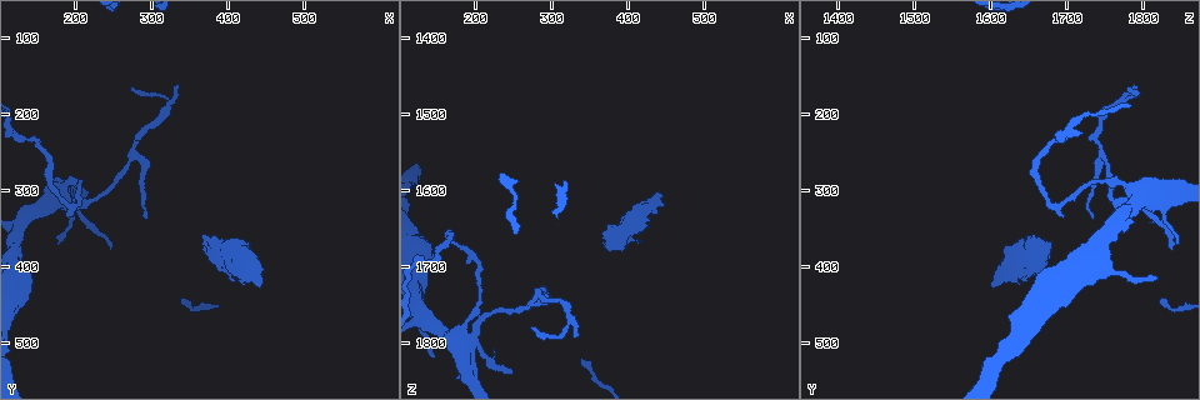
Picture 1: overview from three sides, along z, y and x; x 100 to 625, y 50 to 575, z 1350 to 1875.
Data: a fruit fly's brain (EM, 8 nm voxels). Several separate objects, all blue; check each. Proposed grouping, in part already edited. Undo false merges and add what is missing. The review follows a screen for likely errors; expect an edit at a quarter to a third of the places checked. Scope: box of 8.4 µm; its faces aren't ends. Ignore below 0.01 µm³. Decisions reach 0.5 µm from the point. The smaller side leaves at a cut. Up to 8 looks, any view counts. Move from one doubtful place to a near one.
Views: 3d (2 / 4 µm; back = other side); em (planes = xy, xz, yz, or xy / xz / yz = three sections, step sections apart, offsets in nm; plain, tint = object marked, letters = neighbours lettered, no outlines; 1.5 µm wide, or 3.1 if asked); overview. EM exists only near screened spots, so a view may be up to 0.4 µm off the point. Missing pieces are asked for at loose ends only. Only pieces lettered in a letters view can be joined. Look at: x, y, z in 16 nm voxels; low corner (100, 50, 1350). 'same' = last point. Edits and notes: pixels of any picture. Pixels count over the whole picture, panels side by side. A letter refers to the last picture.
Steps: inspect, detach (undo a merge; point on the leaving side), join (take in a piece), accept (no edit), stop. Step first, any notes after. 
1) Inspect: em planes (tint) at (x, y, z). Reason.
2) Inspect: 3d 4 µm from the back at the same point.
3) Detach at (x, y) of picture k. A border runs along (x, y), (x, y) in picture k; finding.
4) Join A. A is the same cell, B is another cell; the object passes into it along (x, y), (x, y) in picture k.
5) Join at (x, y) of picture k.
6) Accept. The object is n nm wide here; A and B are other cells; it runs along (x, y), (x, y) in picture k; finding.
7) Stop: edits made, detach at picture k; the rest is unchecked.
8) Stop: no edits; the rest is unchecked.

Inspect: em planes (letters) at (270, 165, 1785). Long arm stops here.

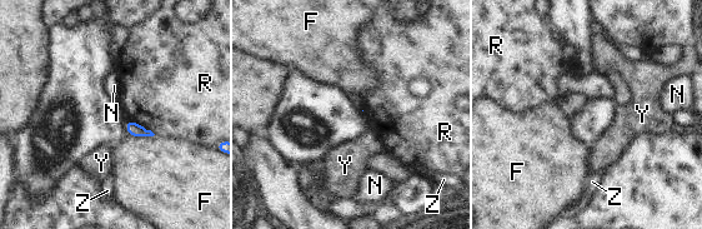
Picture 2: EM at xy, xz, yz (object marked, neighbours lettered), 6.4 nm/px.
Accept. F, N, R, Y and Z are other cells; a border runs along (129, 118), (155, 134) in picture 2; no lettered piece goes on from it.

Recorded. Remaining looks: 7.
Inspect: em planes (letters) at (290, 335, 1735). Tapers out.

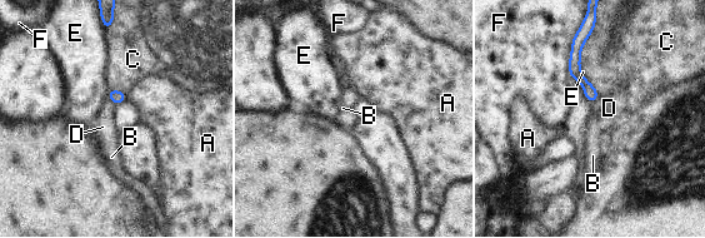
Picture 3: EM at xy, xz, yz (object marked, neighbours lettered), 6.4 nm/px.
Accept. The object is 90 nm wide here; A, B, C, D, E and F are other cells; a border runs along (599, 94), (591, 103) in picture 3; no lettered piece goes on from it.

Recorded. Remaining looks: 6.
Inspect: 3d 2 µm at (245, 375, 1830). Thin end.

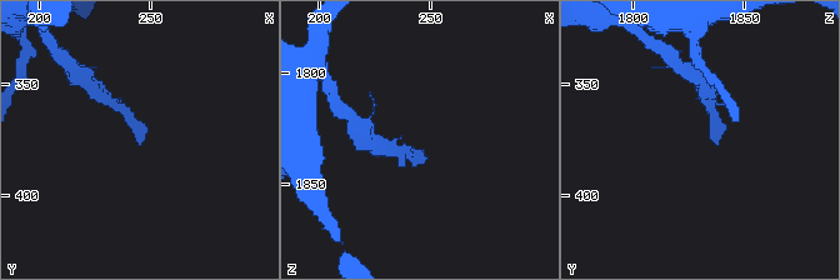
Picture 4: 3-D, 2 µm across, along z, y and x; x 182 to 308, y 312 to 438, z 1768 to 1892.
Inspect: em yz step 8 (letters) at (245, 375, 1834).

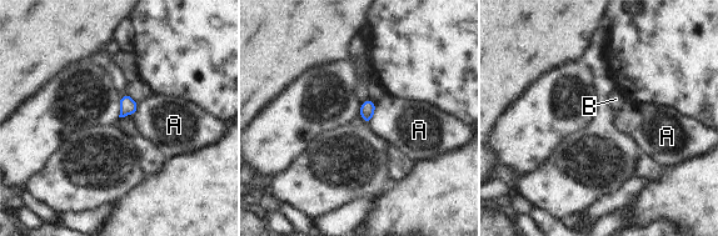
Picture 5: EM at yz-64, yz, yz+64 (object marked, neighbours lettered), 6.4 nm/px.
Accept. A and B are other cells; a border runs along (377, 104), (369, 124) in picture 5; none of them fits.

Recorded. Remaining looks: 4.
Stop: no edits; the rest is unchecked.

